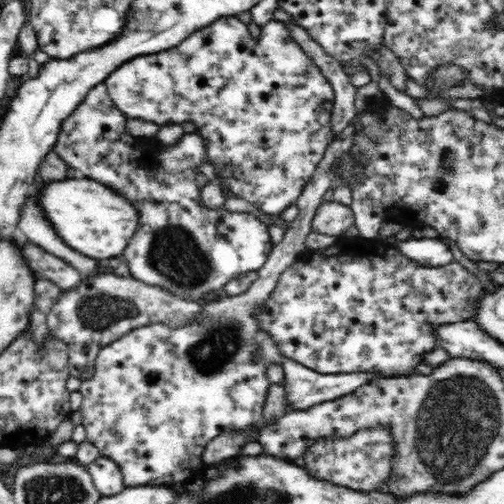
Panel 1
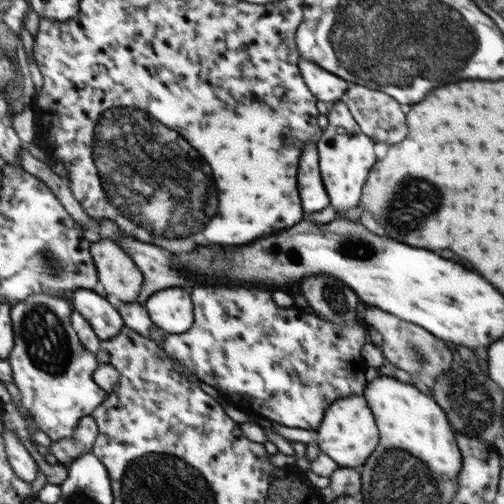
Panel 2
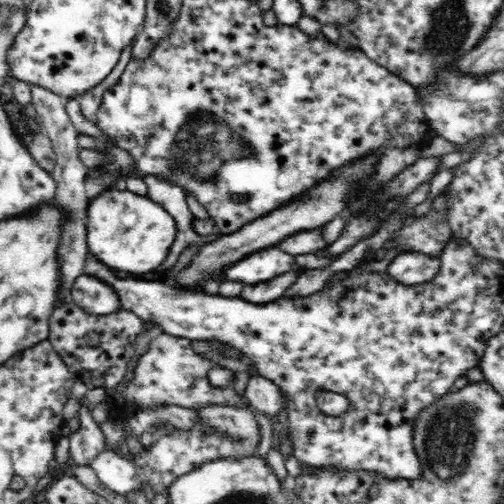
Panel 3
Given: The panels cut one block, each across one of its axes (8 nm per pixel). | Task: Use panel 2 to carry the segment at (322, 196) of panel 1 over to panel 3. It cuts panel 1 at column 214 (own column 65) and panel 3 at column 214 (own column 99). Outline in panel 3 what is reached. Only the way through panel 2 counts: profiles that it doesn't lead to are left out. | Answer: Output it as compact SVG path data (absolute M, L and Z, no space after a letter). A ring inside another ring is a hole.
M158 334L150 342L148 352L140 358L134 370L134 380L126 386L128 406L130 404L138 404L138 406L156 404L158 408L182 406L190 410L202 410L206 406L226 406L226 408L250 406L248 398L238 396L236 388L220 390L210 384L208 372L212 366L214 364L208 358L194 352L190 340L170 336L170 334Z

